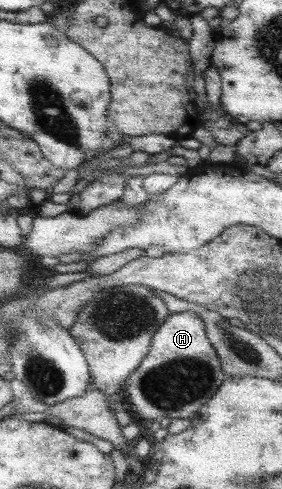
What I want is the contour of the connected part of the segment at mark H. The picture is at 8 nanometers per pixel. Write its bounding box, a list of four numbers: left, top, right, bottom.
[126,313,227,424]

